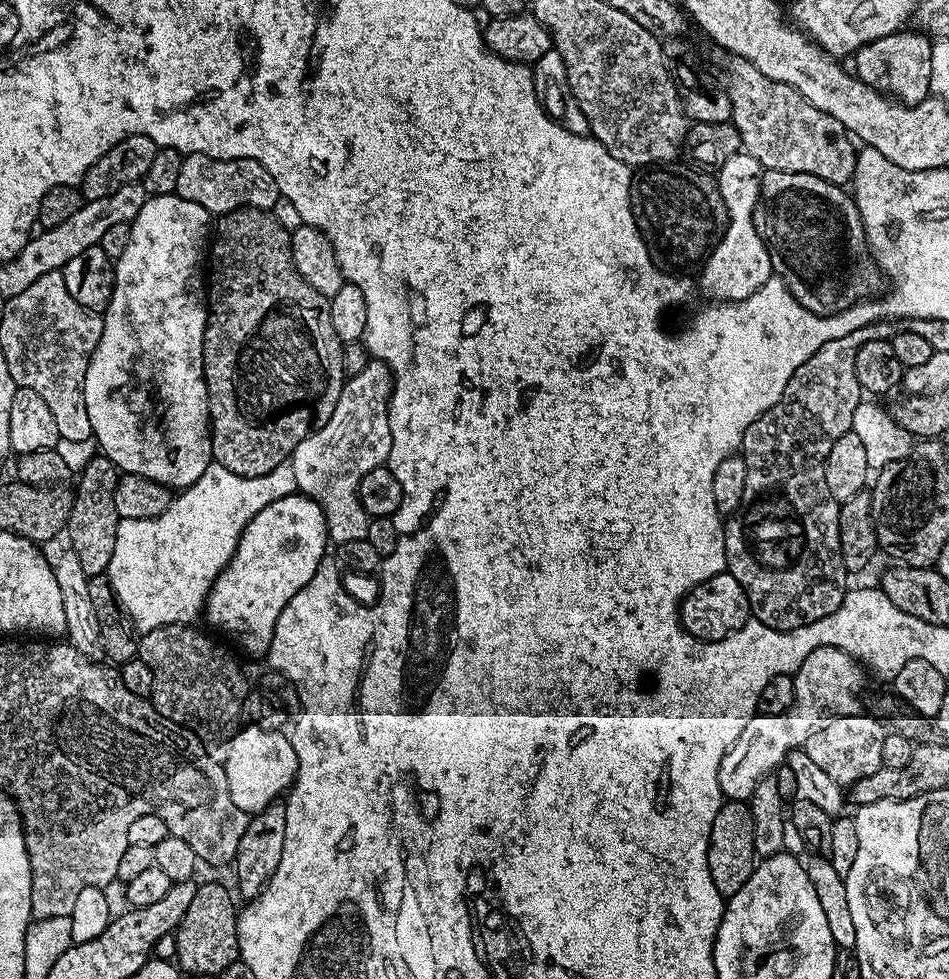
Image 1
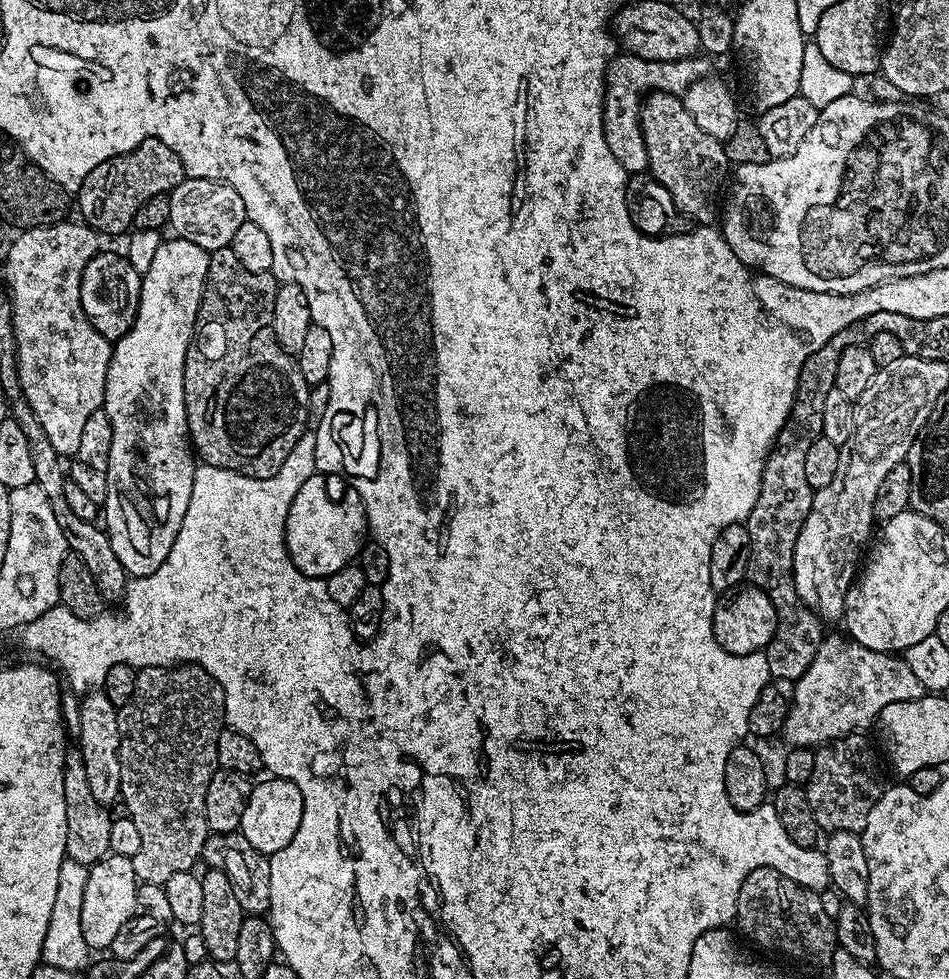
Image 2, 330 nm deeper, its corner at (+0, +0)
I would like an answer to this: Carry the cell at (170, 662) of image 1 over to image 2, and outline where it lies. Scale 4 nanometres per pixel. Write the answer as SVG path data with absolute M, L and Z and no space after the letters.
M199 665L173 666L170 668L142 668L136 673L134 682L134 694L130 694L130 702L118 710L118 734L120 735L120 765L122 766L122 786L120 794L122 804L125 804L126 814L138 826L138 834L142 837L142 846L138 854L131 856L134 866L134 874L140 884L159 884L163 886L174 878L174 874L193 871L201 863L204 855L204 843L210 835L208 823L206 822L206 786L210 786L210 778L218 770L218 738L225 727L224 719L224 691L222 686L212 677L207 669Z

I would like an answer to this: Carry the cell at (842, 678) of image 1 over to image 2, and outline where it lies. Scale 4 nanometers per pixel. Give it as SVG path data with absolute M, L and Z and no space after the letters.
M847 634L841 636L825 635L820 641L818 650L802 678L794 682L796 688L790 692L788 717L784 723L783 739L789 740L789 745L798 748L815 749L821 744L832 740L840 740L843 736L859 733L877 723L879 714L890 706L890 702L910 702L926 695L922 682L918 682L910 666L899 656L890 652L879 652L862 646Z

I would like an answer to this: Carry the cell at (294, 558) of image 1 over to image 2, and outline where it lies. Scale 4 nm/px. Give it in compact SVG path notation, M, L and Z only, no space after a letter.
M323 475L307 478L294 495L286 516L285 538L288 556L303 576L327 578L357 559L369 535L364 500L356 490L348 490L341 500L328 493L329 482Z

